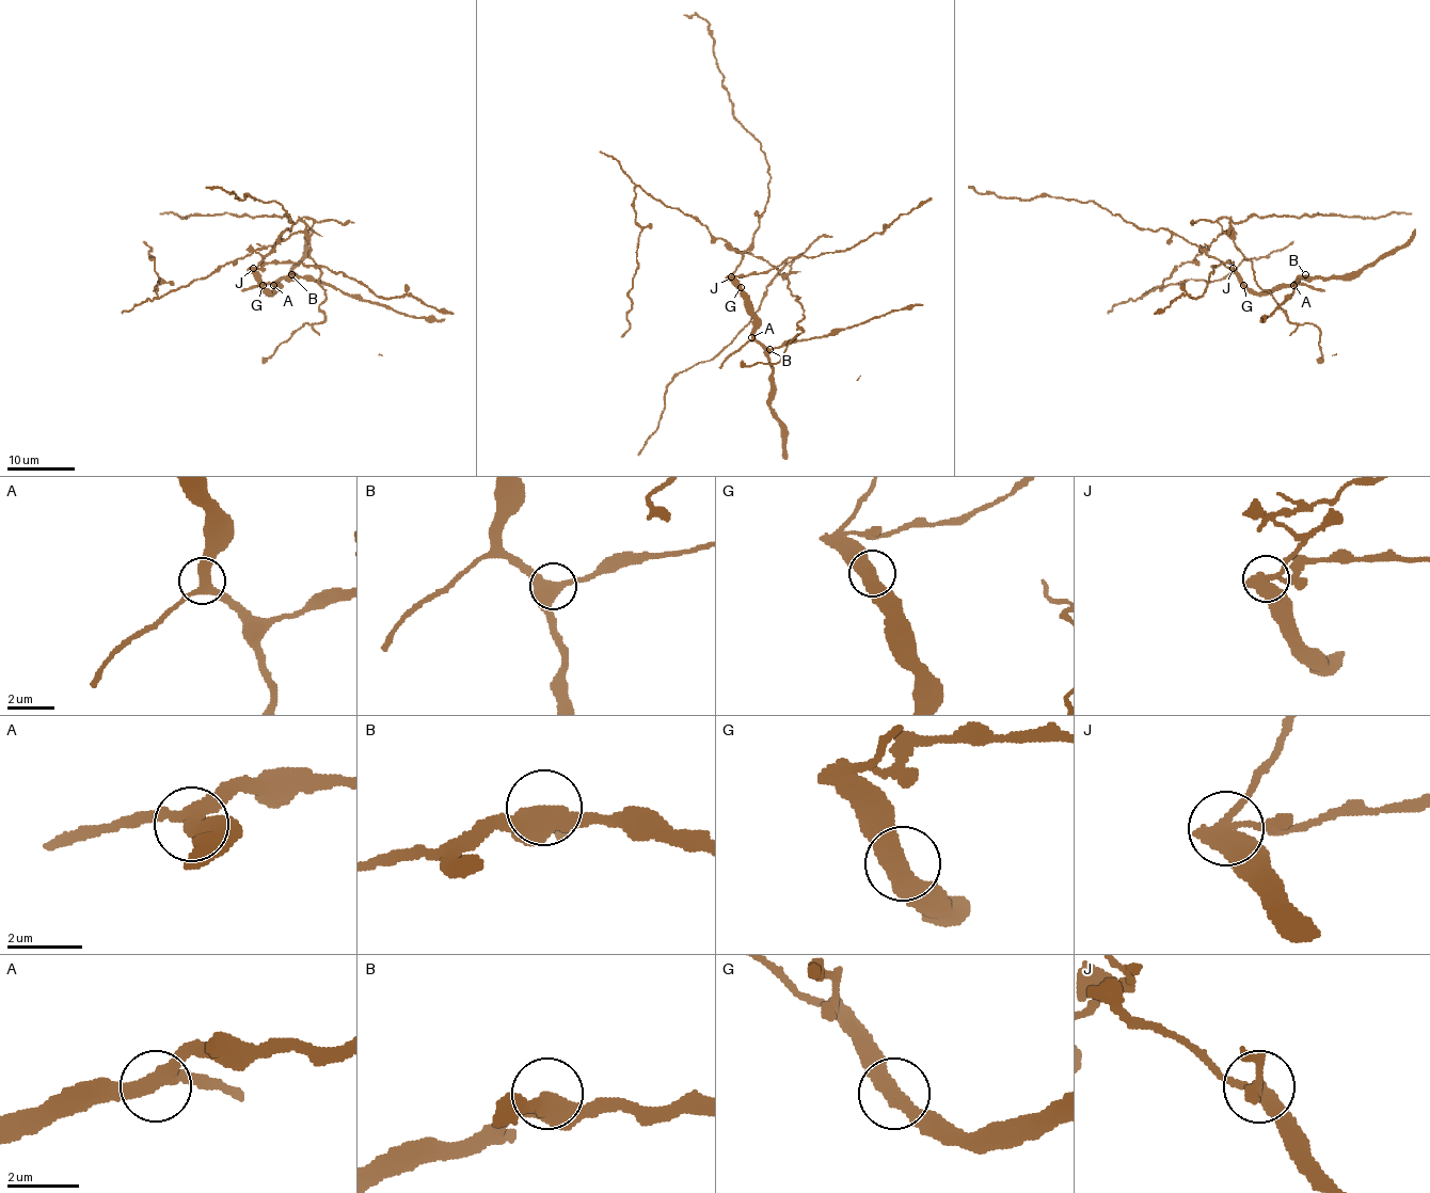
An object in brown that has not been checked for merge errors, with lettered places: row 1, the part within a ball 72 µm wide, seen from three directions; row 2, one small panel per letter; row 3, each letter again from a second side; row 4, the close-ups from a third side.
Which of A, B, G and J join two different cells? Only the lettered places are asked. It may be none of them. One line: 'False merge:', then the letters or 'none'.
False merge: J

